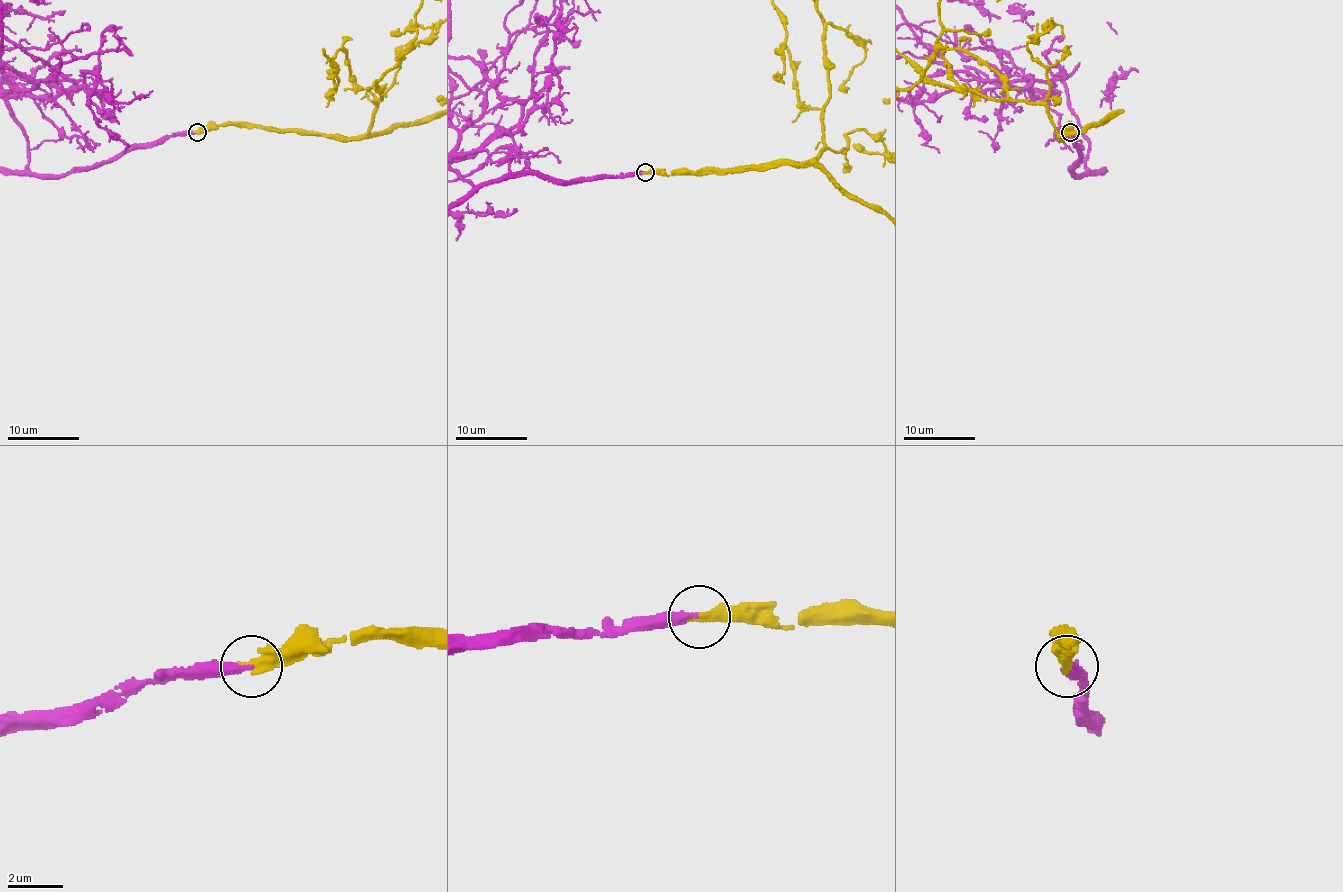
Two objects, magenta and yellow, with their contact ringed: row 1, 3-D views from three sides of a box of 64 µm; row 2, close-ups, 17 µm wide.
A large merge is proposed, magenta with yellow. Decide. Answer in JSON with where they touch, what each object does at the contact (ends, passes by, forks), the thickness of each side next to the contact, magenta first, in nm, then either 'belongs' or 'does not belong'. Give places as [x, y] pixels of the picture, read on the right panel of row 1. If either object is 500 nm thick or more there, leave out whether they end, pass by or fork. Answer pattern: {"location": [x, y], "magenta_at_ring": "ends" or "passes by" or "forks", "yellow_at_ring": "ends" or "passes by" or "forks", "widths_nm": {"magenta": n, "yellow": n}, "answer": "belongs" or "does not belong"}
{"location": [1070, 132], "magenta_at_ring": "ends", "yellow_at_ring": "ends", "widths_nm": {"magenta": 280, "yellow": 420}, "answer": "belongs"}

